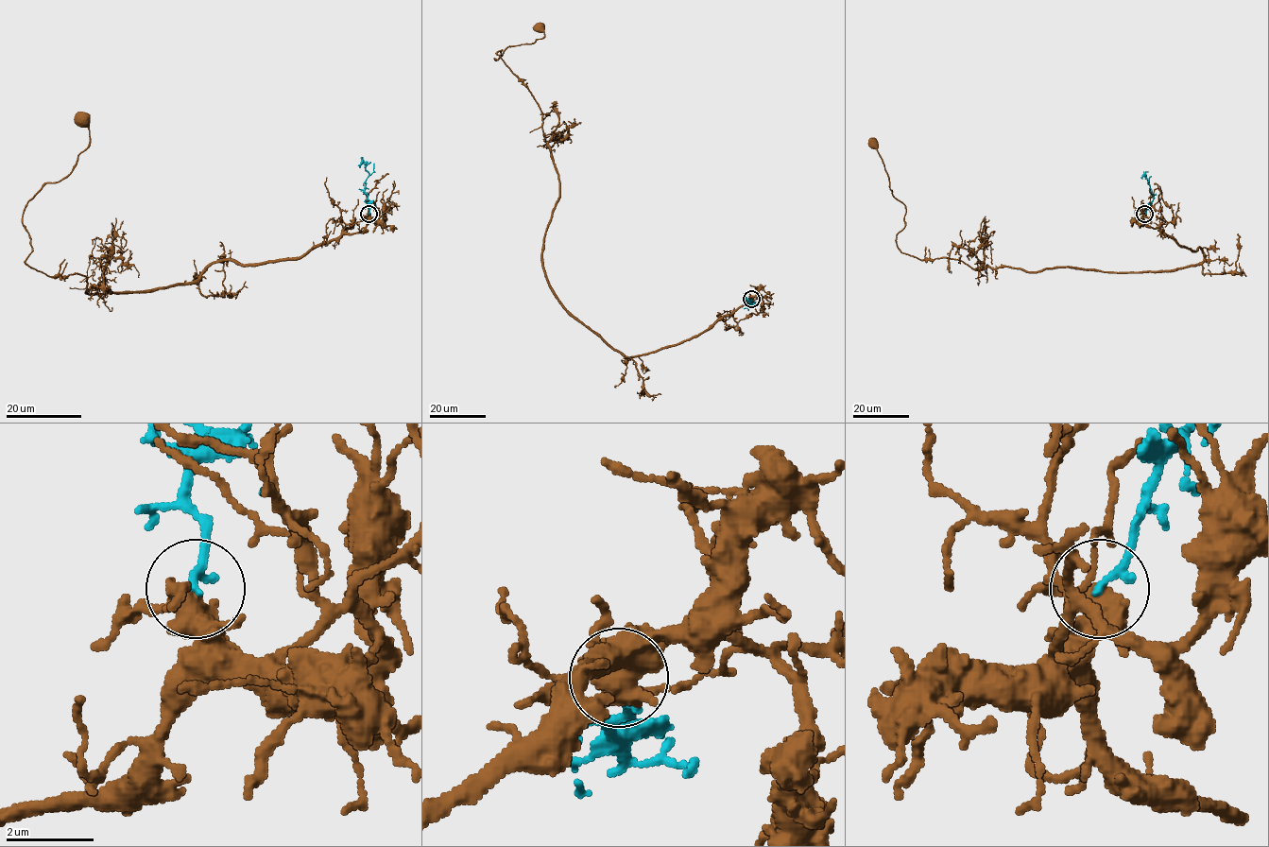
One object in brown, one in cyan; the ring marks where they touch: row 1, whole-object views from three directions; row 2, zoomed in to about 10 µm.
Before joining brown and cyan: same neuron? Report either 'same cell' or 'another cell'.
another cell

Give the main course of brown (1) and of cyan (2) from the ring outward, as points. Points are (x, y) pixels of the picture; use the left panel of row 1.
1: (368, 214), (361, 232), (301, 256), (89, 294), (110, 292), (25, 262), (22, 222), (88, 146), (82, 118)
2: (368, 214), (364, 187), (368, 172), (361, 158)

